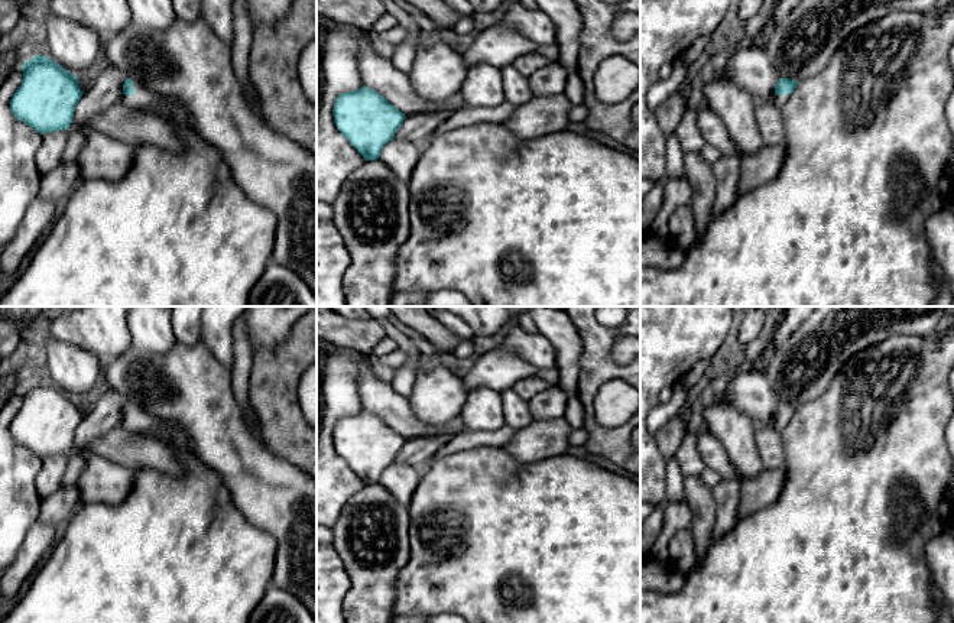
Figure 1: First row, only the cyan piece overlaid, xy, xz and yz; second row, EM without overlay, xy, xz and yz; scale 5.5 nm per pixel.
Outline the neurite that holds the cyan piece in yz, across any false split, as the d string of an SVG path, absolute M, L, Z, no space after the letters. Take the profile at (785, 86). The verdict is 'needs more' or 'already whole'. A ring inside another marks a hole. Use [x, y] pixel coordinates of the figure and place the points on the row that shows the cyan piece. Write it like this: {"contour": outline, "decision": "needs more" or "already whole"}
{"contour": "M779 78L776 87L775 87L775 97L772 100L772 104L778 107L783 107L786 101L789 100L791 94L796 88L798 81L791 78Z", "decision": "needs more"}

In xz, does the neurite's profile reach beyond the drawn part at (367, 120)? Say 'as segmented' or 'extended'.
as segmented

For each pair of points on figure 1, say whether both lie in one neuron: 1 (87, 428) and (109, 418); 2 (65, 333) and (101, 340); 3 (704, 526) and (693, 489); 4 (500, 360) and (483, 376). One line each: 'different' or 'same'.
1: same
2: same
3: same
4: same

